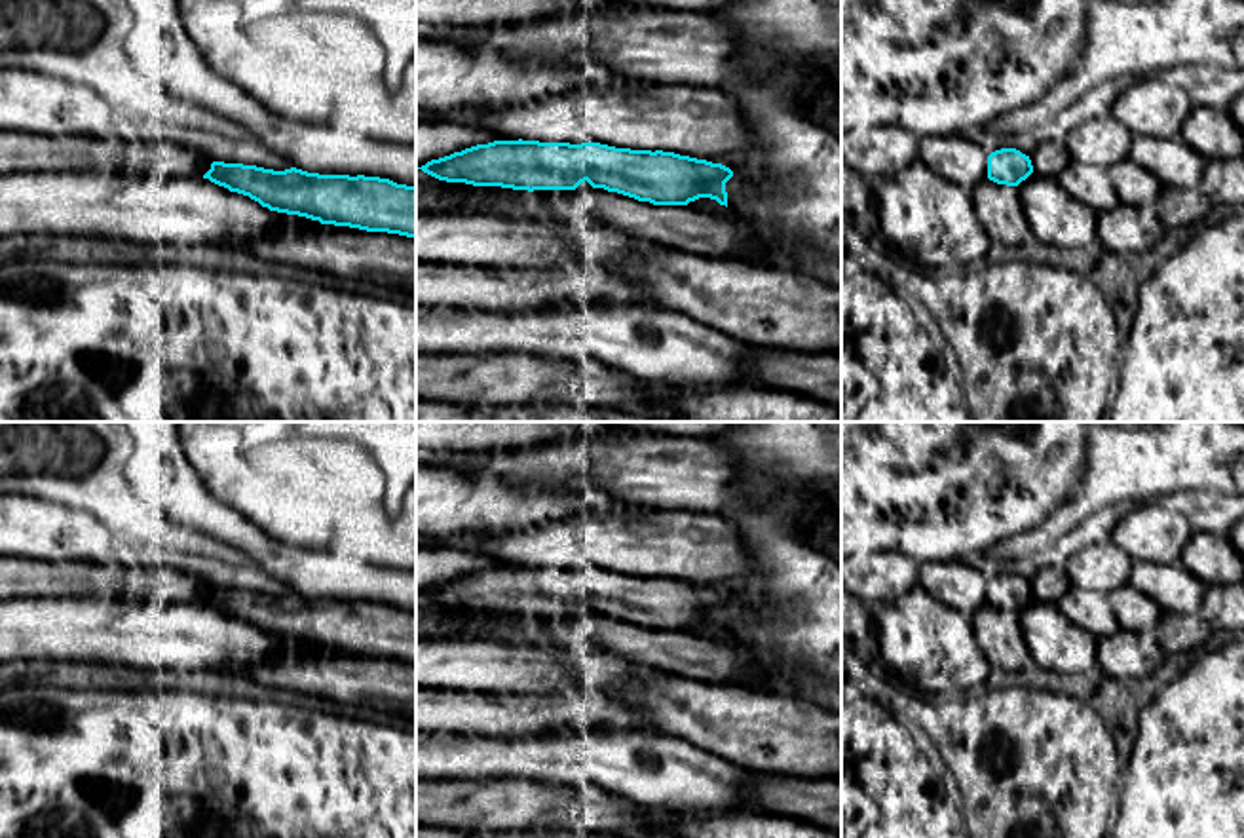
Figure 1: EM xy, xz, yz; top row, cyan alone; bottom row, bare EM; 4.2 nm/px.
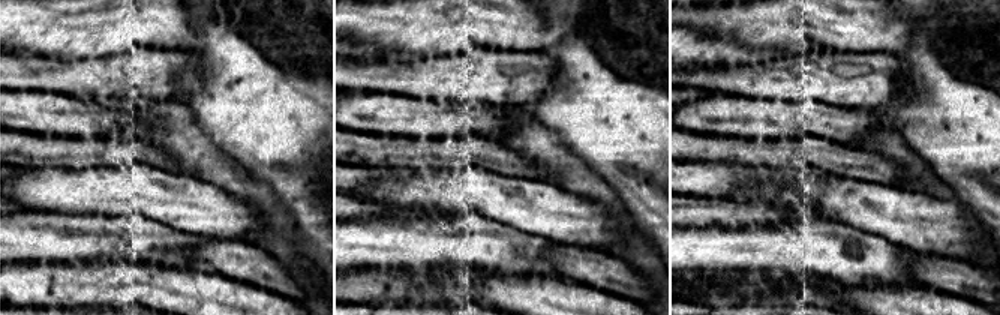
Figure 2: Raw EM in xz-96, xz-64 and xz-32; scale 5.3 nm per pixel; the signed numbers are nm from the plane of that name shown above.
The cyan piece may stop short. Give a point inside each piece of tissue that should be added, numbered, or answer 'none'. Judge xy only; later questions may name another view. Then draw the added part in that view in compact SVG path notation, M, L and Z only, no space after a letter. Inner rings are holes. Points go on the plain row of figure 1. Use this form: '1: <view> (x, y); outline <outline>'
none

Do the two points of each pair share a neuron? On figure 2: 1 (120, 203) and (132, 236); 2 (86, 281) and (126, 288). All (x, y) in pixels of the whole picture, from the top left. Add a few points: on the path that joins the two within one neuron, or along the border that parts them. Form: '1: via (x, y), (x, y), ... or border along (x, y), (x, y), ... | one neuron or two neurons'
1: border along (89, 213), (143, 213), (159, 221) | two neurons
2: via (96, 284), (116, 284) | one neuron

